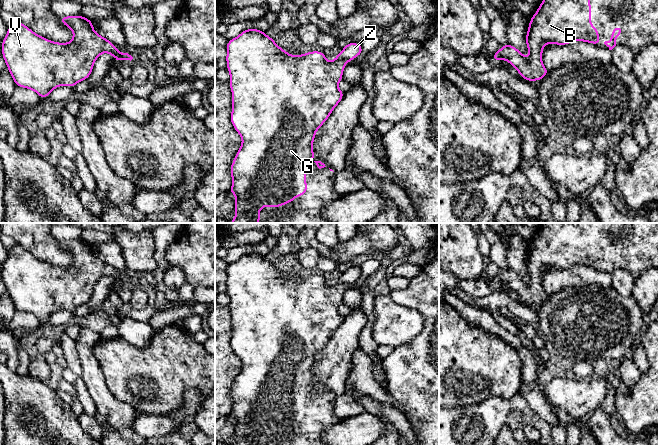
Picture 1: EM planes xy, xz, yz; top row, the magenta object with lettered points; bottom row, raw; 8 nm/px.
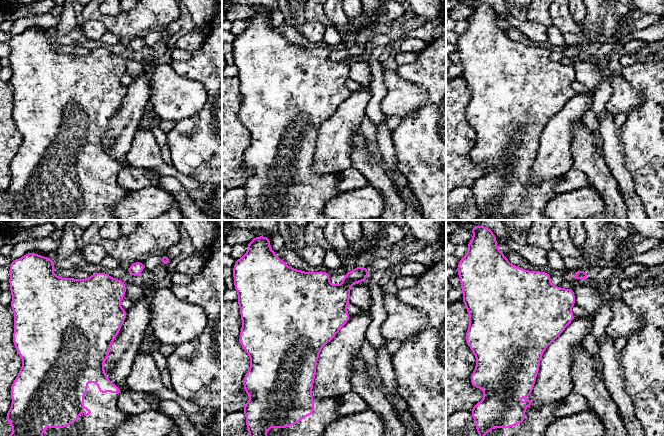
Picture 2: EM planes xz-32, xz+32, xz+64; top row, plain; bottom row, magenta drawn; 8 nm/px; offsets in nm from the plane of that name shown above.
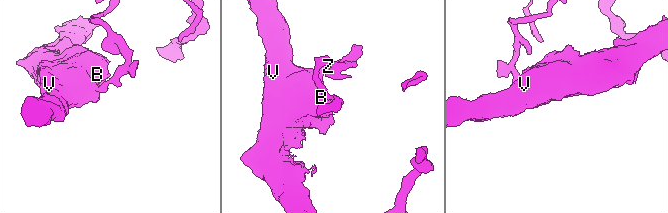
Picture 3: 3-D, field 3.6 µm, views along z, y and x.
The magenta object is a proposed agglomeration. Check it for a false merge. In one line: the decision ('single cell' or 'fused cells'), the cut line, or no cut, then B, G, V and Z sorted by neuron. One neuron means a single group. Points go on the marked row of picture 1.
fused cells; cut xz (336, 57), (346, 62); groups B G V / Z

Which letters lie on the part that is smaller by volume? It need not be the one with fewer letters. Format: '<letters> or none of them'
Z

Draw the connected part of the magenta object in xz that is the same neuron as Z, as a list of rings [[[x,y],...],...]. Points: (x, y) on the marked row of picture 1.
[[[348,42],[341,52],[336,56],[336,58],[350,62],[357,56],[360,56],[362,53],[363,49],[361,43]]]

